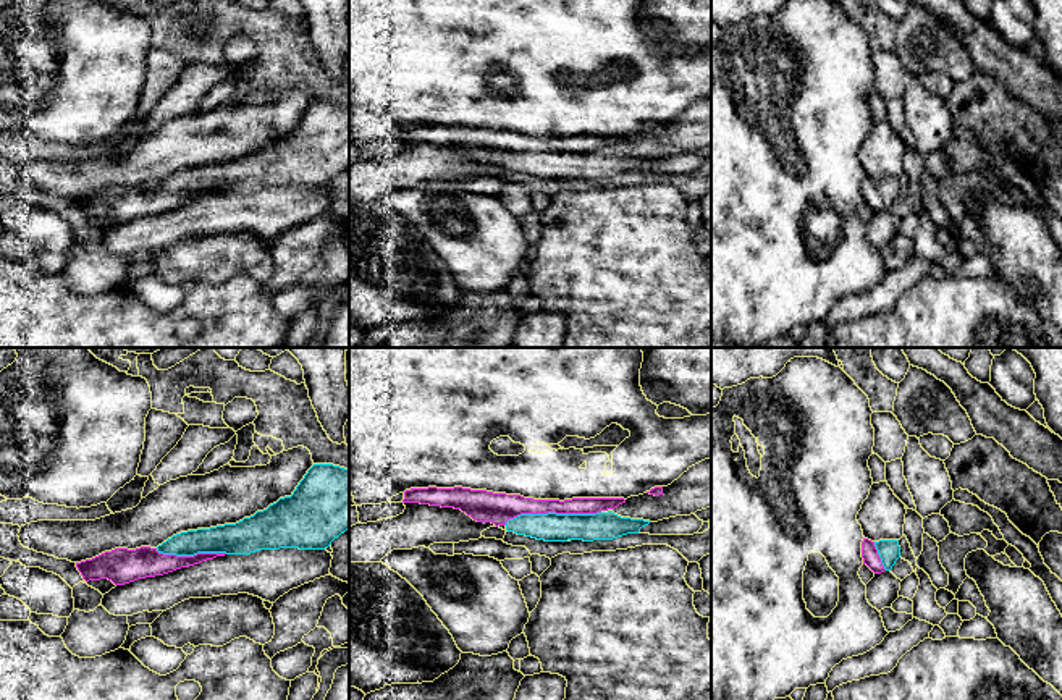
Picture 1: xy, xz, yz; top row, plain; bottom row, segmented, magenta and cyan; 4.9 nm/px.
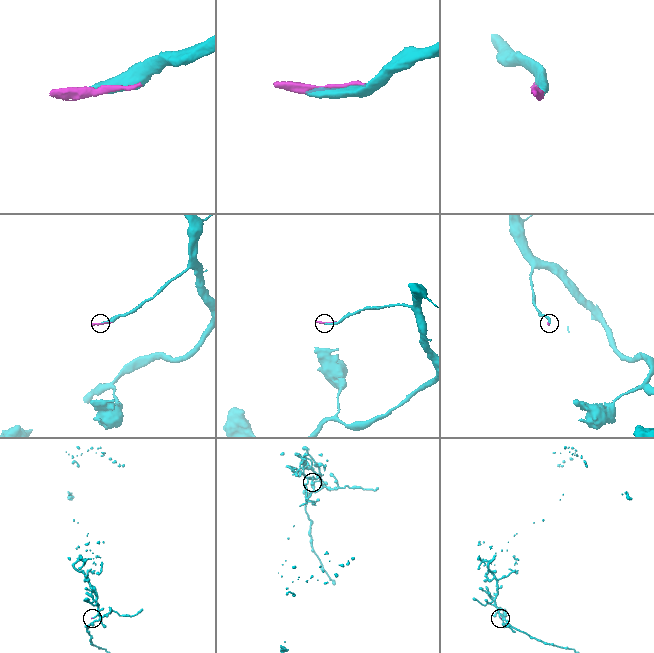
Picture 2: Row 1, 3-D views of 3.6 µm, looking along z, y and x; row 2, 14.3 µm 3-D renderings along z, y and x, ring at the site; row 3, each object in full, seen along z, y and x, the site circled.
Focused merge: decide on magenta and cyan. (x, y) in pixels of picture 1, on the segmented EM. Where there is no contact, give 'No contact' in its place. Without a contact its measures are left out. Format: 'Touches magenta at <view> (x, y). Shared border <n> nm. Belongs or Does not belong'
Touches magenta at xz (552, 511). Shared border 480 nm. Belongs

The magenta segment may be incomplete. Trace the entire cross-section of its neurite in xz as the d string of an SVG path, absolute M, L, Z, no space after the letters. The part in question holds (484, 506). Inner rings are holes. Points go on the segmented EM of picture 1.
M411 488L402 503L420 503L461 509L477 522L504 525L508 532L545 542L613 540L638 533L650 521L621 517L614 508L624 498L572 498L533 500L520 495L493 493L487 490Z

